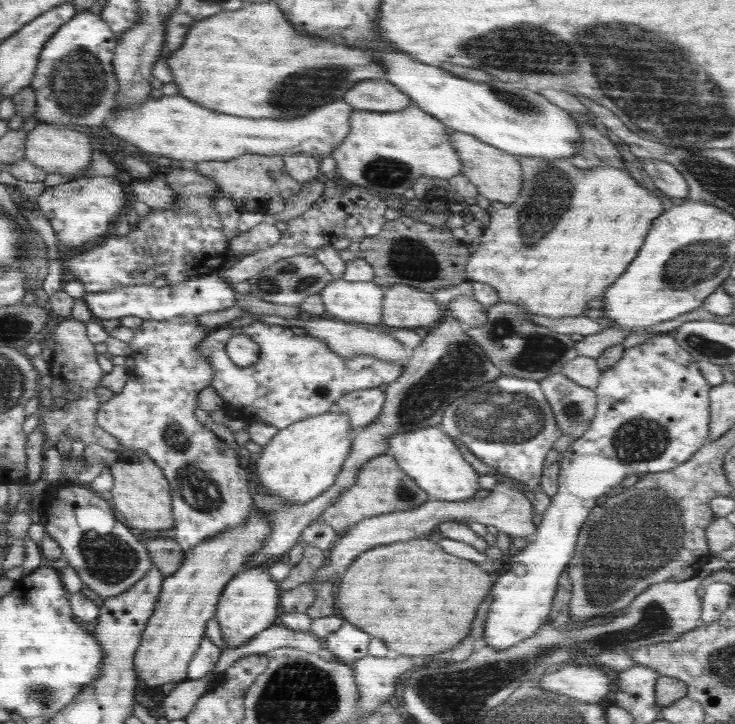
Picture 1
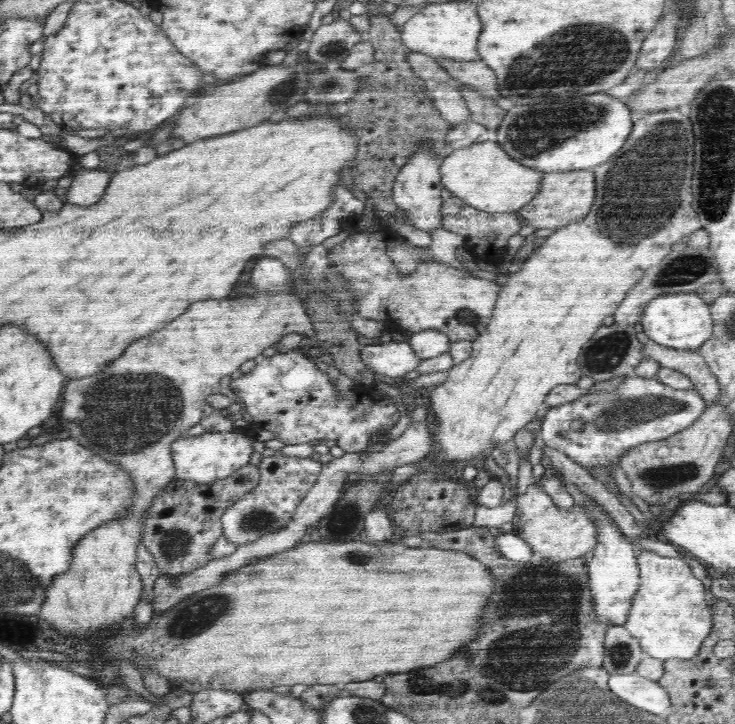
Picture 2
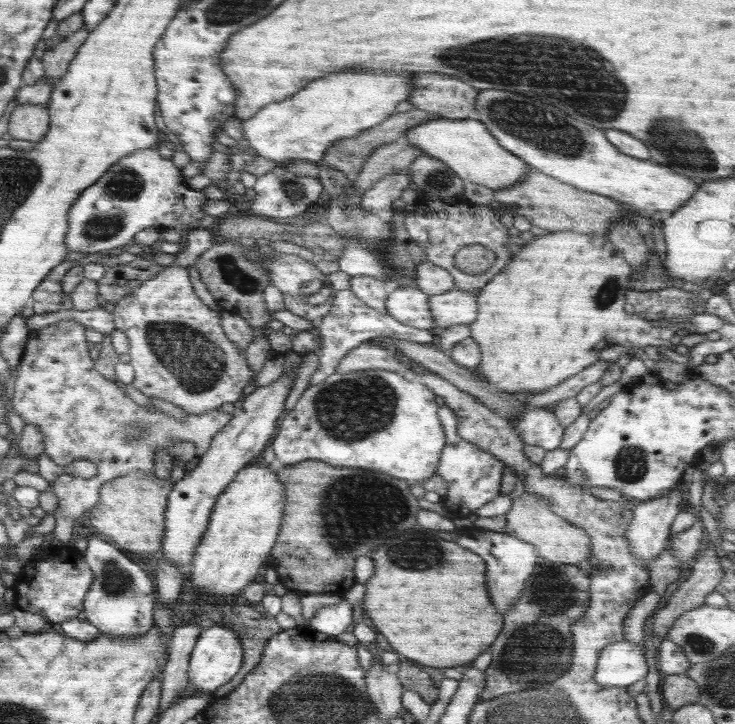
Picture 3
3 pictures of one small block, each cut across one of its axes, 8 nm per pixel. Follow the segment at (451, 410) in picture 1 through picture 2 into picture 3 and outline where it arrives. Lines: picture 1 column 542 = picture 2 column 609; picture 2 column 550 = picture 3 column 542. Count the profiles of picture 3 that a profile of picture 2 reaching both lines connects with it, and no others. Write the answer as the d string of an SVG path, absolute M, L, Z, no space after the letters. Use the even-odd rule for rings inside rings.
M528 407L513 426L523 444L541 446L547 451L559 447L565 429L552 411L541 407Z

